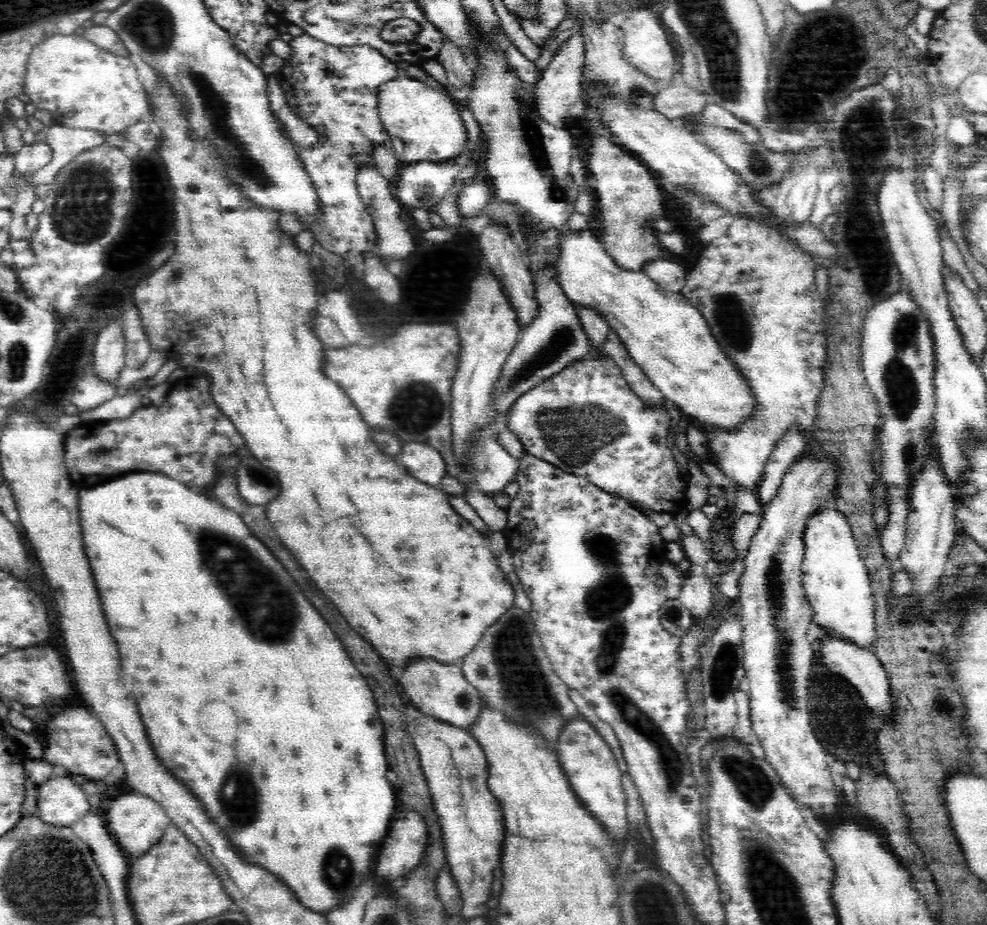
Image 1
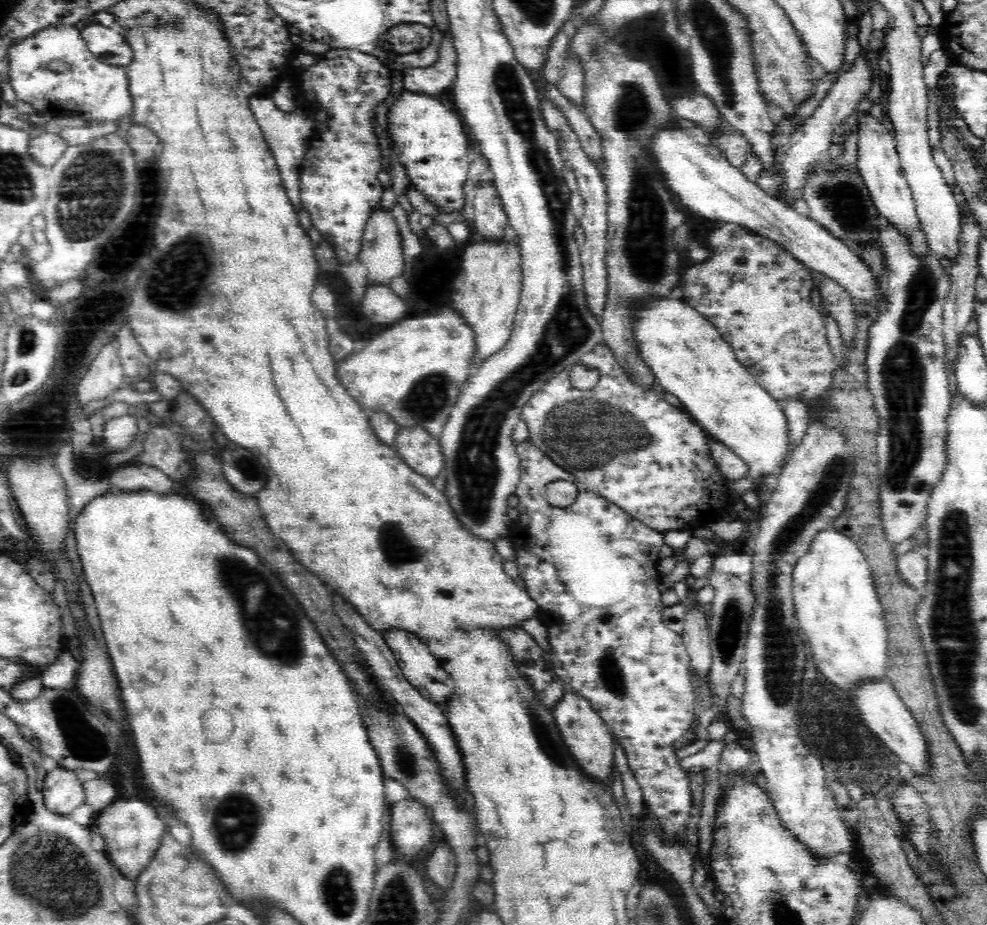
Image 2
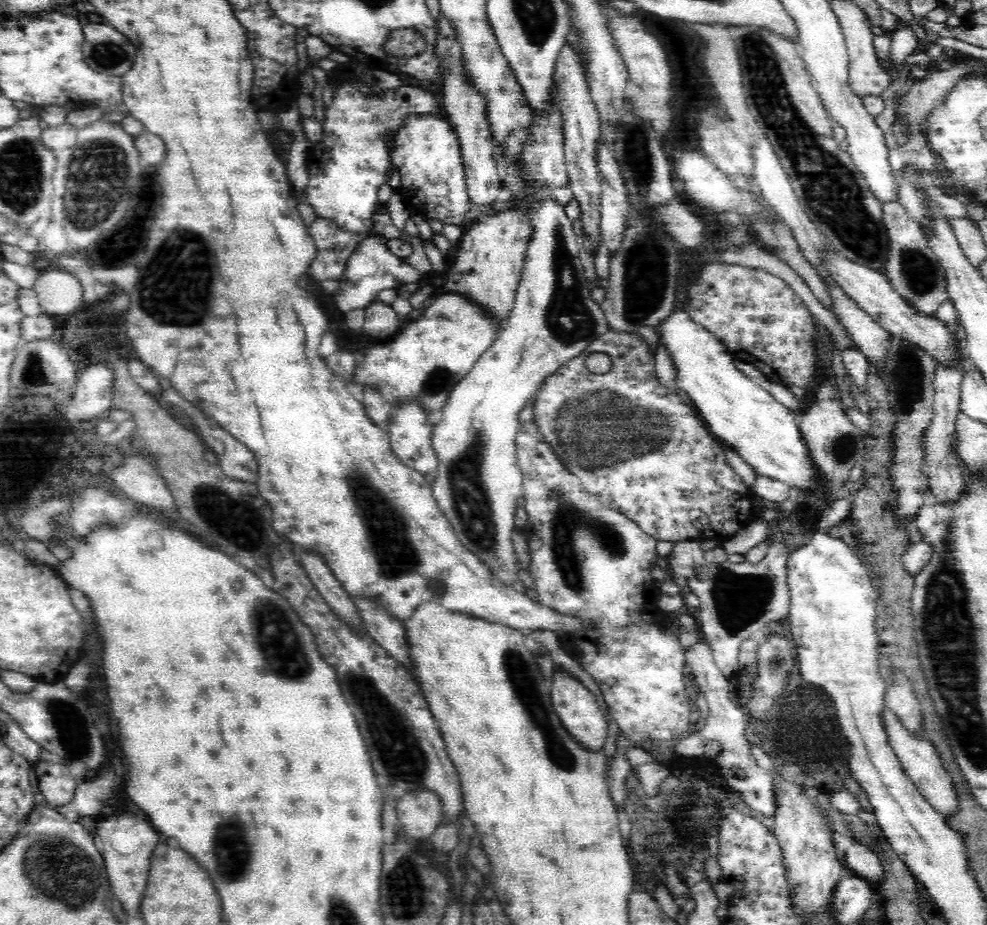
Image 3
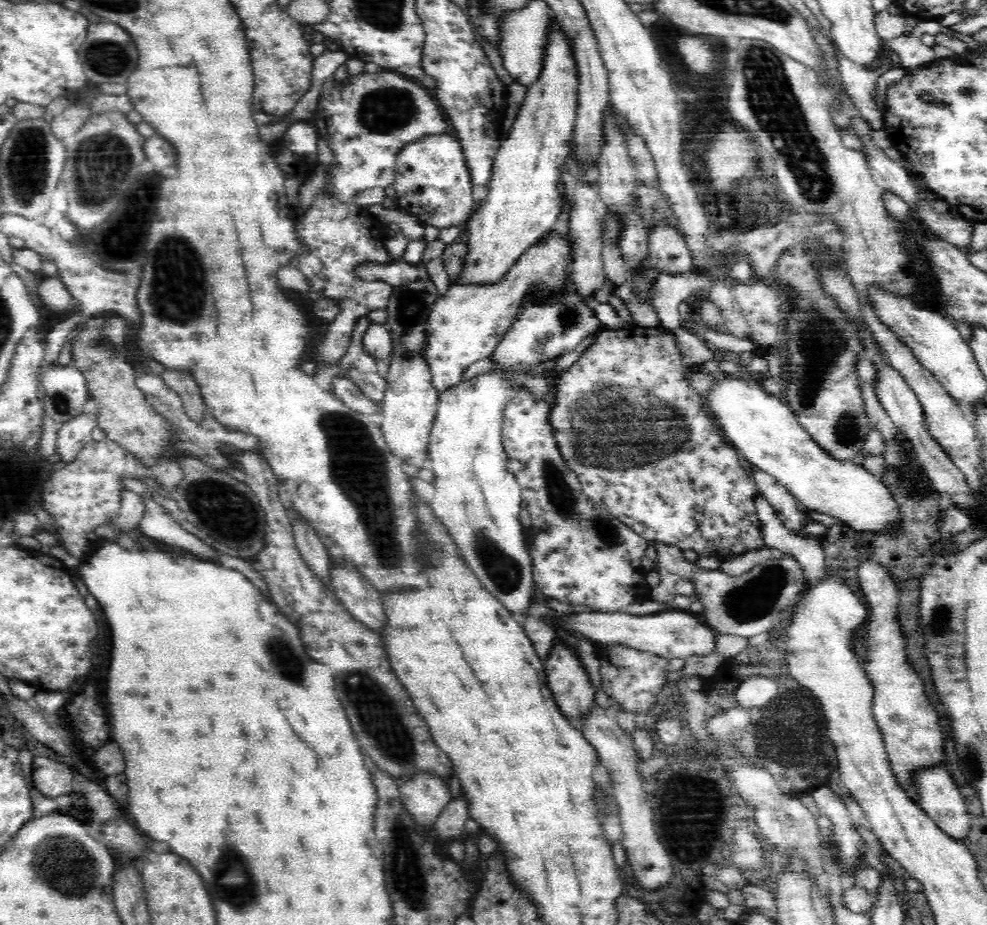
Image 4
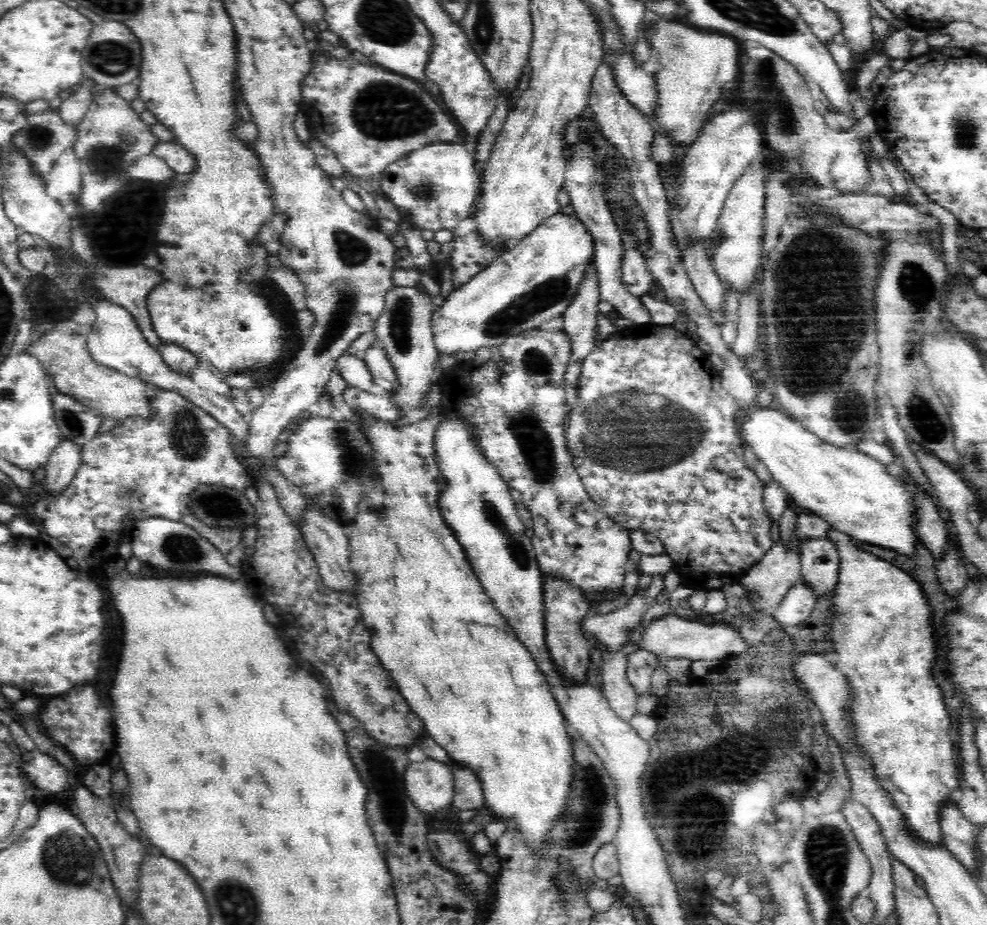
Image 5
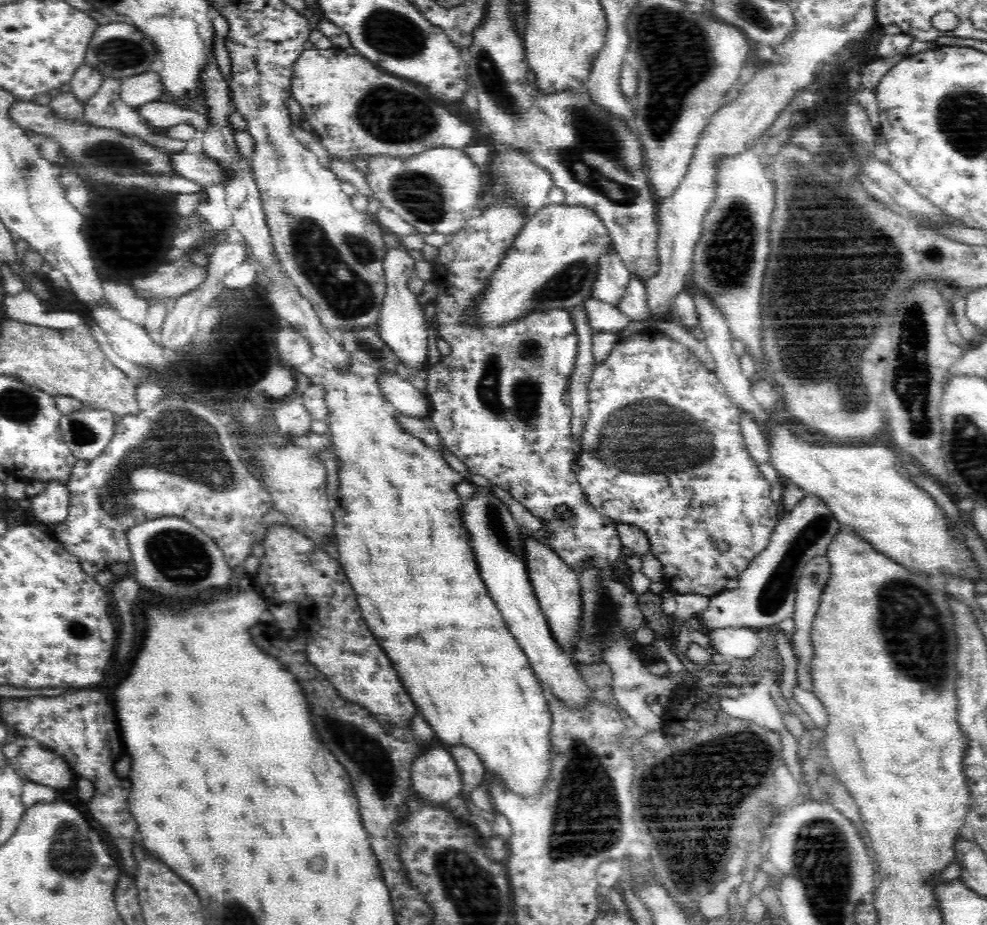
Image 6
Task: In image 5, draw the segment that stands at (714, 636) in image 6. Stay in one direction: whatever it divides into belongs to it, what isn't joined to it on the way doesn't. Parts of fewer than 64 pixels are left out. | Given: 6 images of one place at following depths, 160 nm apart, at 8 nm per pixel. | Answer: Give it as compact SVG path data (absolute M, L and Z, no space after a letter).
M666 614L656 620L652 620L648 626L638 625L628 633L629 642L637 644L638 648L653 652L658 659L655 672L652 675L652 690L663 696L668 690L668 683L671 676L666 674L664 664L674 658L689 658L694 660L716 660L726 656L738 656L748 646L744 639L738 635L736 627L726 623L715 623L713 625L703 624L699 621L692 621L691 618Z

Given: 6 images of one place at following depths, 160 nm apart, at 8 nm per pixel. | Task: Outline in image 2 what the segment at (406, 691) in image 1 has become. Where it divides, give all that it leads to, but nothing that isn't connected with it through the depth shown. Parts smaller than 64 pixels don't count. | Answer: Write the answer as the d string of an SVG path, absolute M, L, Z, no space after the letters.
M390 627L381 636L396 657L404 678L424 698L430 698L432 703L441 707L445 703L442 700L444 694L448 694L448 678L444 678L444 670L436 666L436 658L428 654L428 648L414 634L398 628Z

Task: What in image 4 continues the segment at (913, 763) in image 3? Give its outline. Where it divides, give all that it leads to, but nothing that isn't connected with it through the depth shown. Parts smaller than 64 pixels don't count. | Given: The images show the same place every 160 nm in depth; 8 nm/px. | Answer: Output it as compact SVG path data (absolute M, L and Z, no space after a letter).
M924 768L914 780L922 810L932 818L937 828L960 841L970 828L970 815L958 786L946 769Z

